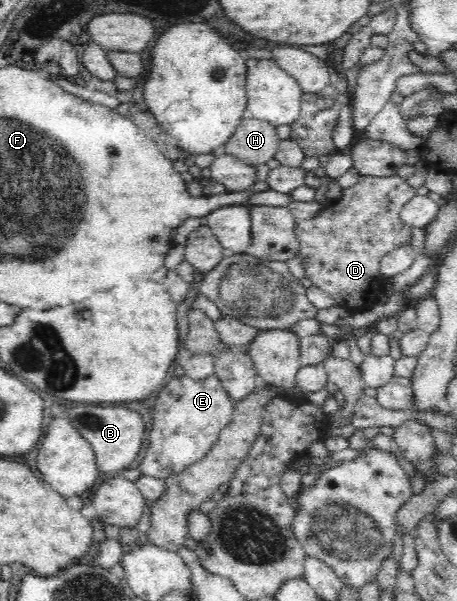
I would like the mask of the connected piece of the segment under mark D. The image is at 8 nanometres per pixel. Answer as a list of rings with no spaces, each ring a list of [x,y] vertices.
[[[361,176],[359,182],[343,190],[342,198],[324,207],[318,216],[298,220],[296,239],[299,242],[297,256],[303,260],[305,273],[312,284],[325,290],[334,298],[336,305],[351,315],[374,306],[382,294],[383,274],[380,272],[381,260],[394,250],[412,241],[411,227],[400,218],[402,208],[417,196],[416,190],[408,185],[408,180],[400,176]]]

